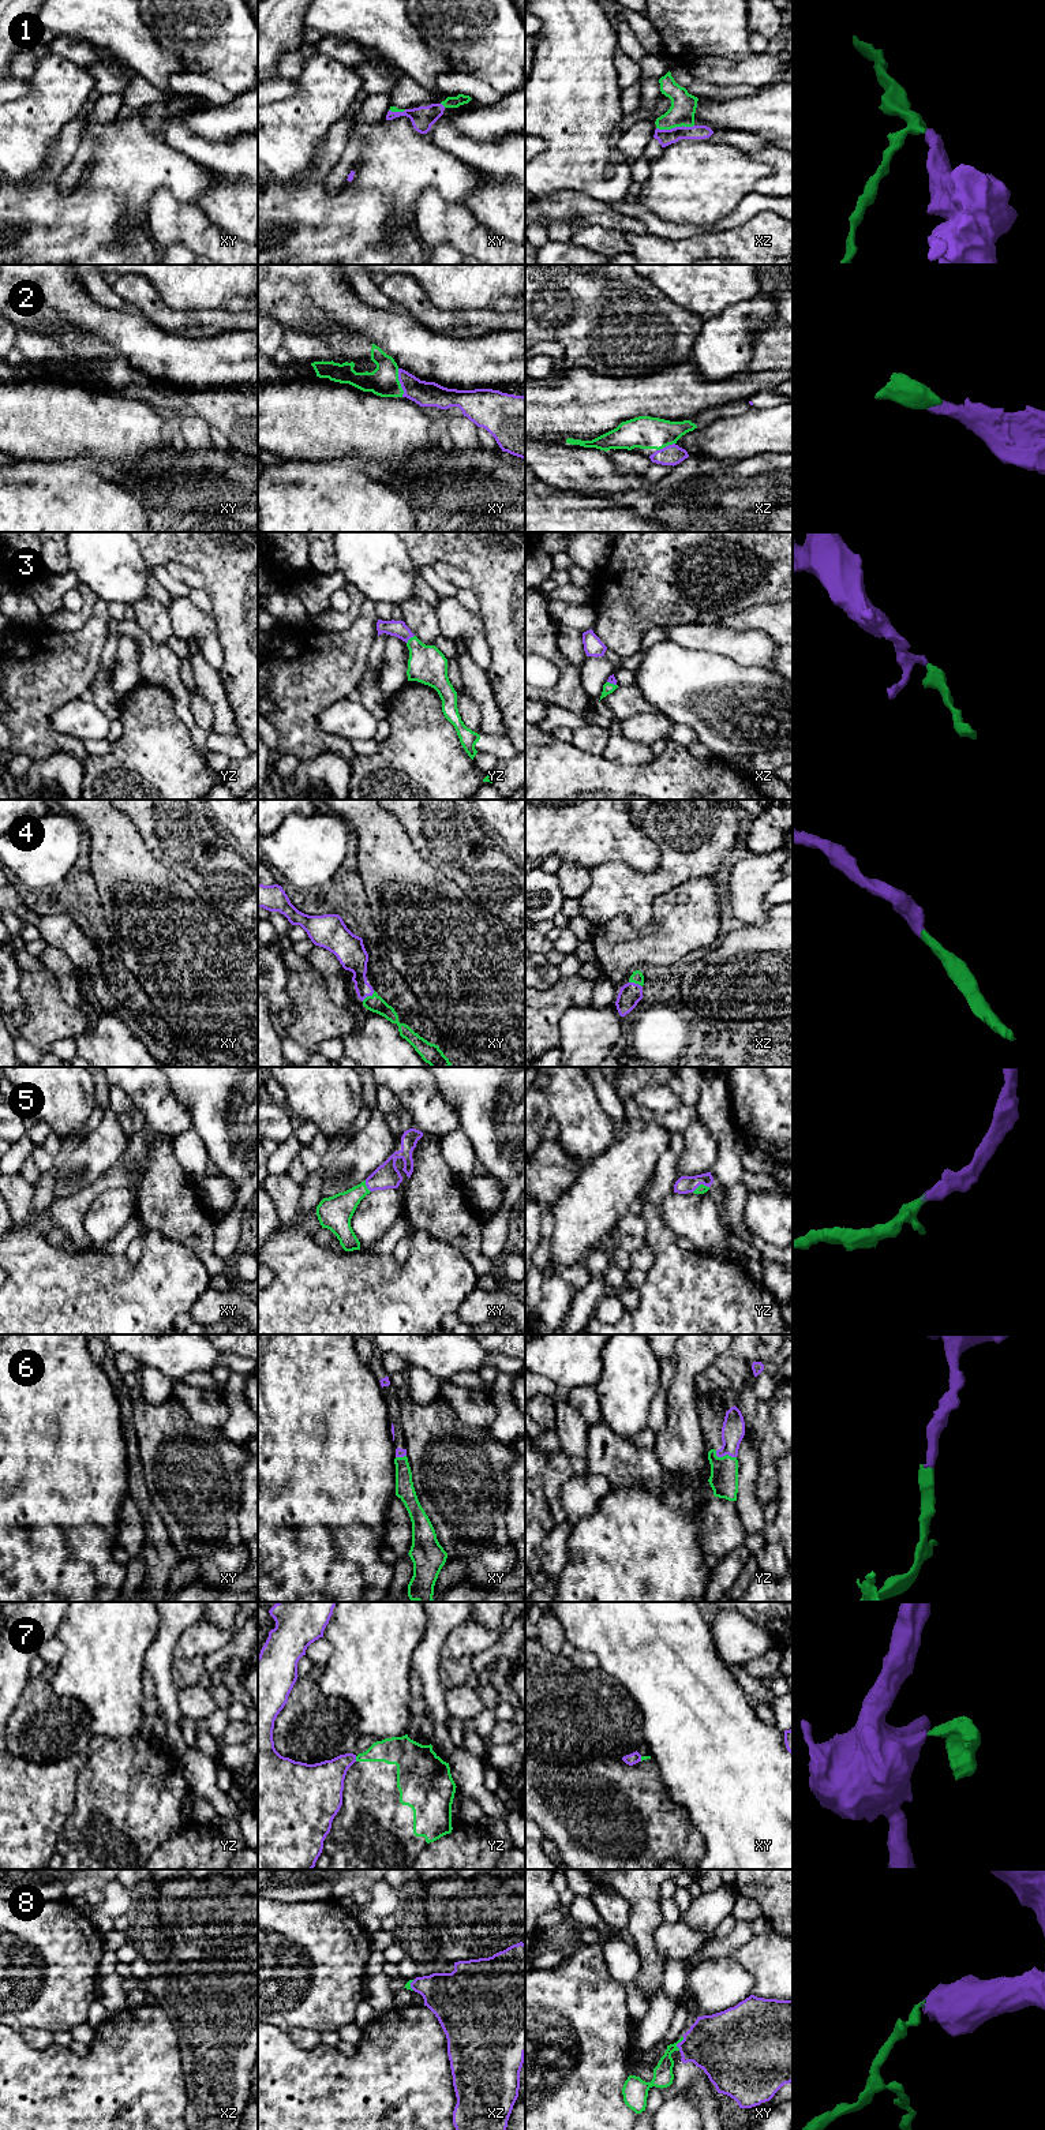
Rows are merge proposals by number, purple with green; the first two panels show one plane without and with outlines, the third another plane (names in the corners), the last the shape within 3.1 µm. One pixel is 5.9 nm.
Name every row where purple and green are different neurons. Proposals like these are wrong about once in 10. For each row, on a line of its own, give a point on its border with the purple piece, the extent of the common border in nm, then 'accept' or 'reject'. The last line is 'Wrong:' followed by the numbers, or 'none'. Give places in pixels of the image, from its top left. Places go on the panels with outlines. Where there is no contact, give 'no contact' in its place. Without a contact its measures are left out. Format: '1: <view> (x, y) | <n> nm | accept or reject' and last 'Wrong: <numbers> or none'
1: xz (675, 127) | 220 nm | accept
2: xy (400, 382) | 170 nm | accept
3: yz (409, 637) | 70 nm | accept
4: xy (367, 995) | 100 nm | accept
5: xy (366, 1185) | 80 nm | accept
6: yz (725, 1455) | 130 nm | accept
7: yz (355, 1759) | 30 nm | reject
8: xy (677, 2044) | 90 nm | accept
Wrong: 7

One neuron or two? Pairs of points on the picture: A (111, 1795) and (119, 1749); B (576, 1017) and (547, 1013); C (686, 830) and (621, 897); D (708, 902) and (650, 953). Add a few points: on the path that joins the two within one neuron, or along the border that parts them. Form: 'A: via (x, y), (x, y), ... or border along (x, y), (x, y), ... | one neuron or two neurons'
A: via (119, 1784), (119, 1760) | one neuron
B: border along (590, 1003), (570, 1006), (562, 1014), (557, 1047) | two neurons
C: via (685, 850), (650, 886), (641, 890) | one neuron
D: via (693, 912), (665, 940) | one neuron

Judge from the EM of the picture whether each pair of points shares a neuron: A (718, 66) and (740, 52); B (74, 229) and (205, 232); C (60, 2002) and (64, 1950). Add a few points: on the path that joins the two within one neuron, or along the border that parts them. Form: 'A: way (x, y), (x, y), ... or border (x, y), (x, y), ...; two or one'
A: border (753, 53), (744, 60), (695, 60); two
B: border (158, 190), (150, 201), (145, 220); two
C: way (60, 1990), (60, 1962); one

